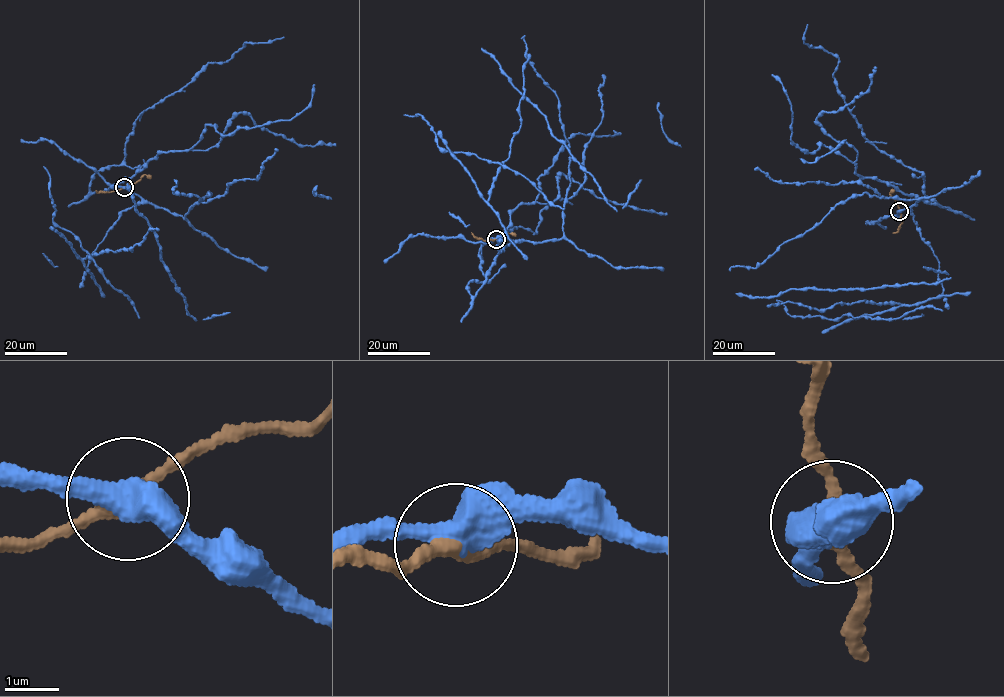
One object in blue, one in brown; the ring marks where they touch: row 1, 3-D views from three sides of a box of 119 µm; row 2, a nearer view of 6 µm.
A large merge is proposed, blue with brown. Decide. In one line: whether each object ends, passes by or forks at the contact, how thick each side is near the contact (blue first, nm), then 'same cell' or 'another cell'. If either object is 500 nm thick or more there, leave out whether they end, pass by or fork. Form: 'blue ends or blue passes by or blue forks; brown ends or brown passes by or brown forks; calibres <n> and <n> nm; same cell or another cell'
blue passes by; brown passes by; calibres 480 and 240 nm; another cell

